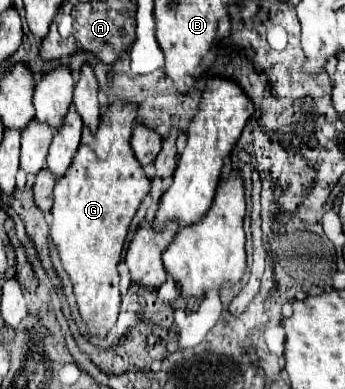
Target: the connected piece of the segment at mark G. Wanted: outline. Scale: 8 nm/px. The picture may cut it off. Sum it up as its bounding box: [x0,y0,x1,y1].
[50,102,150,338]

